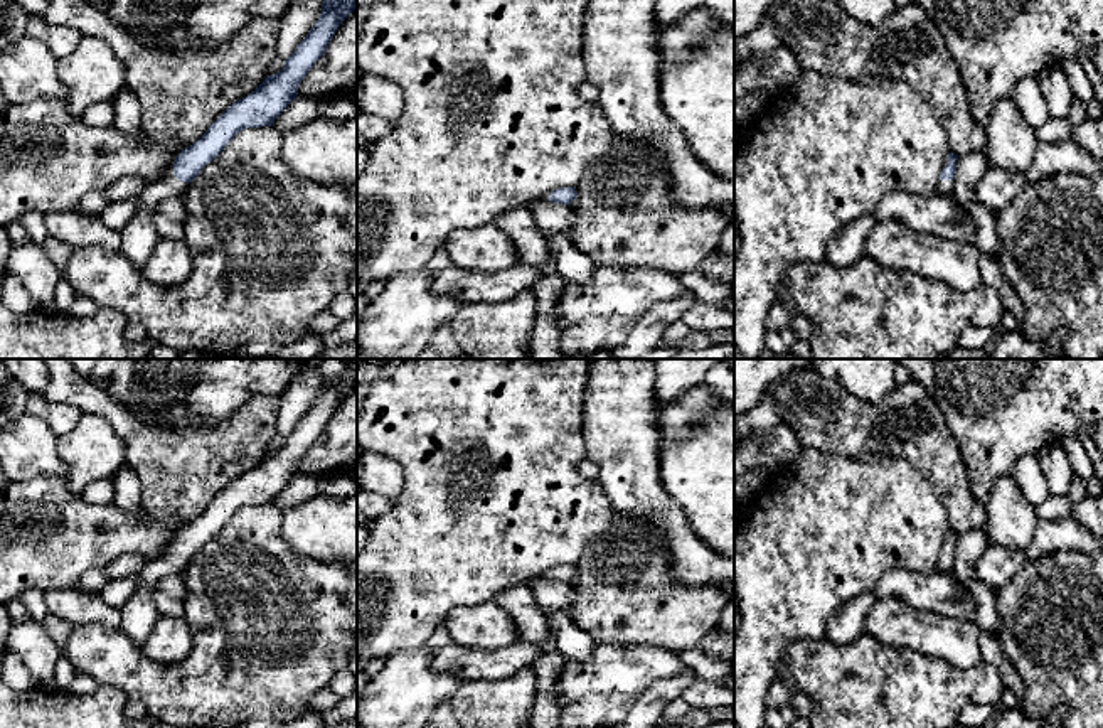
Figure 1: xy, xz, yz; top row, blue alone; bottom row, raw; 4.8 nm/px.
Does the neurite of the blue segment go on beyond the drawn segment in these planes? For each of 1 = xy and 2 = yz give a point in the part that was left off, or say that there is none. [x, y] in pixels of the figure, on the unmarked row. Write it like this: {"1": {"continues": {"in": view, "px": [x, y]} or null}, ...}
{"1": {"continues": {"in": "xy", "px": [138, 615]}}, "2": {"continues": {"in": "yz", "px": [945, 565]}}}

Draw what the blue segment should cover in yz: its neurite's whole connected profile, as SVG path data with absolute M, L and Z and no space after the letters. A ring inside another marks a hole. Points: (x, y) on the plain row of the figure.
M953 529L948 531L945 543L943 543L943 549L936 561L936 571L945 573L945 575L953 573L953 554L956 551L956 536L958 533L955 533Z

